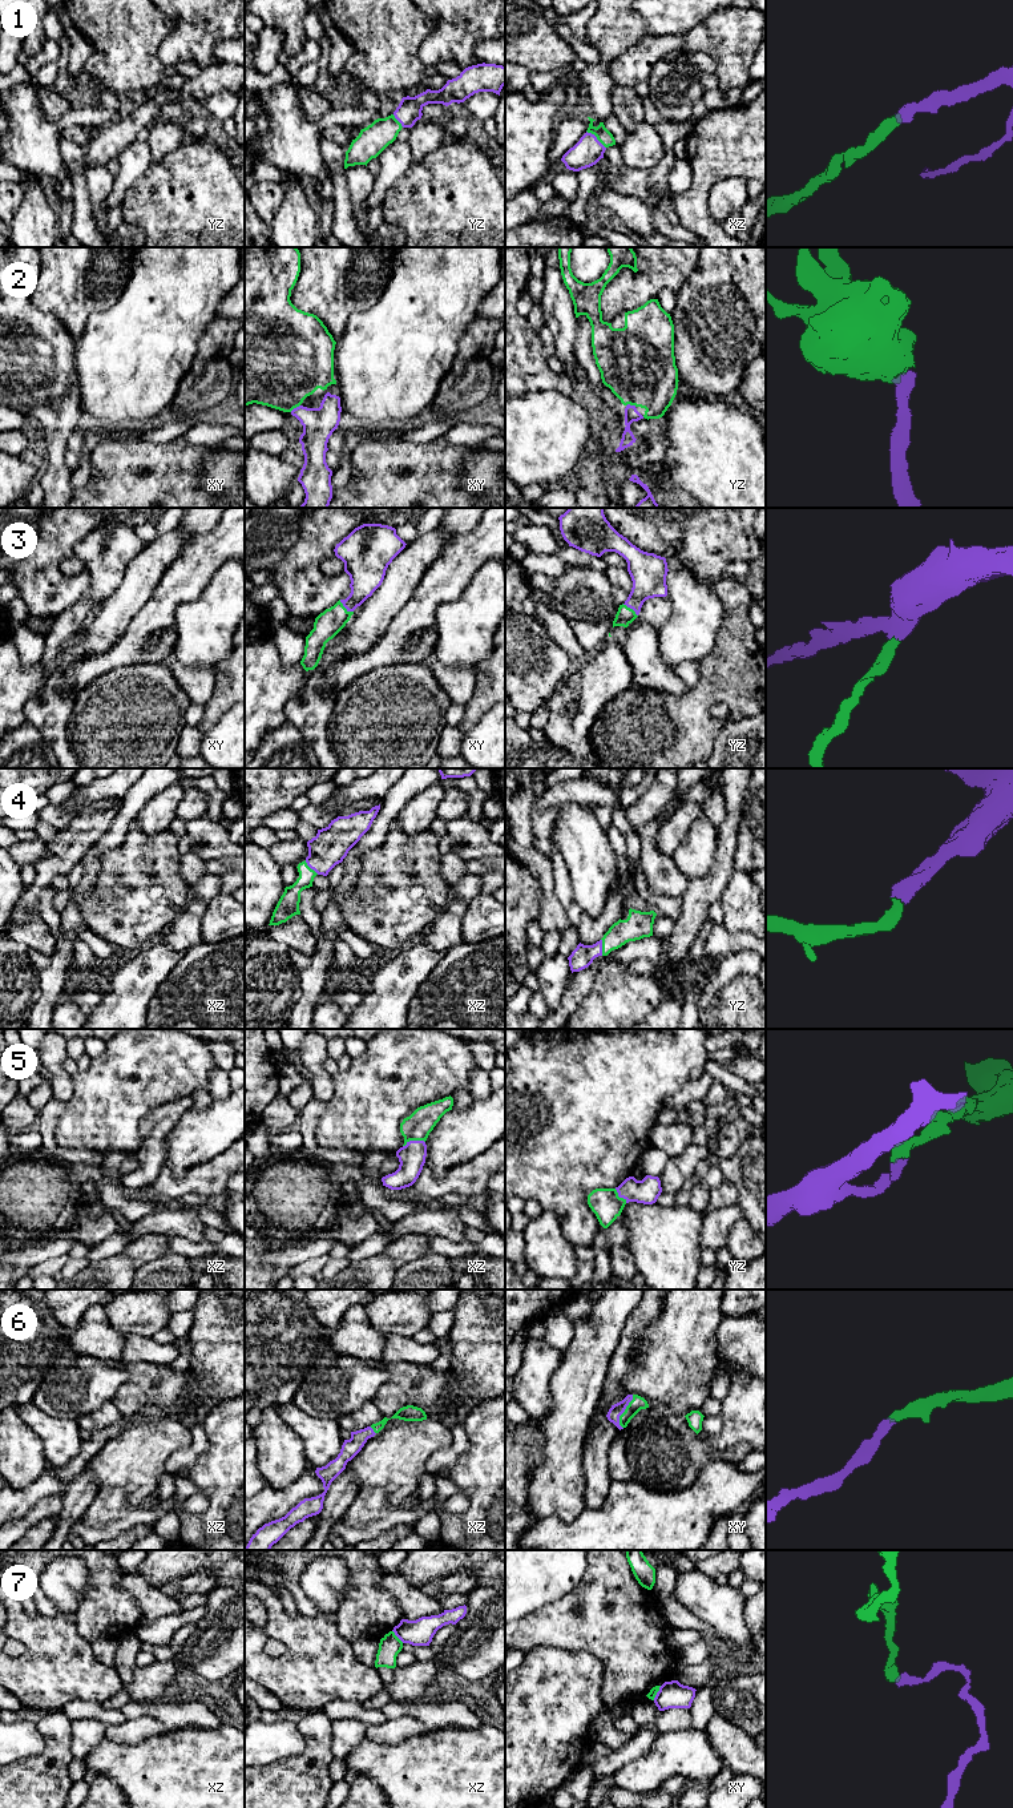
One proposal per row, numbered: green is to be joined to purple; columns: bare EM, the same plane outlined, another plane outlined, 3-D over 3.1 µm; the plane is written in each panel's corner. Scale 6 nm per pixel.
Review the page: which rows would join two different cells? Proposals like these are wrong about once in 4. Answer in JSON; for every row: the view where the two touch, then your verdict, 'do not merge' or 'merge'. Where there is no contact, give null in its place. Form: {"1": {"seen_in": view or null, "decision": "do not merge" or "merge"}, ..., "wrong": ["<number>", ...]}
{"1": {"seen_in": "xz", "decision": "merge"}, "2": {"seen_in": "xy", "decision": "merge"}, "3": {"seen_in": "xy", "decision": "merge"}, "4": {"seen_in": "yz", "decision": "merge"}, "5": {"seen_in": "xz", "decision": "merge"}, "6": {"seen_in": "xy", "decision": "merge"}, "7": {"seen_in": "xy", "decision": "do not merge"}, "wrong": ["7"]}

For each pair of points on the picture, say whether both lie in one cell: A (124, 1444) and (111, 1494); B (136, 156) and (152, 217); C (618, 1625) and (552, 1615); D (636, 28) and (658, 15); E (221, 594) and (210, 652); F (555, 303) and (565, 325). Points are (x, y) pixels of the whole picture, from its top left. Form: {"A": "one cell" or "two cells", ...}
{"A": "two cells", "B": "two cells", "C": "one cell", "D": "two cells", "E": "one cell", "F": "one cell"}

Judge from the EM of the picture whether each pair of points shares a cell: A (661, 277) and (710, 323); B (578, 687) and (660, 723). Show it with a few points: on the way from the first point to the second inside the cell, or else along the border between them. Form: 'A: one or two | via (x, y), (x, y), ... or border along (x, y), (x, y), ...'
A: two | border along (695, 267), (674, 293)
B: two | border along (630, 685), (605, 706), (592, 727)

